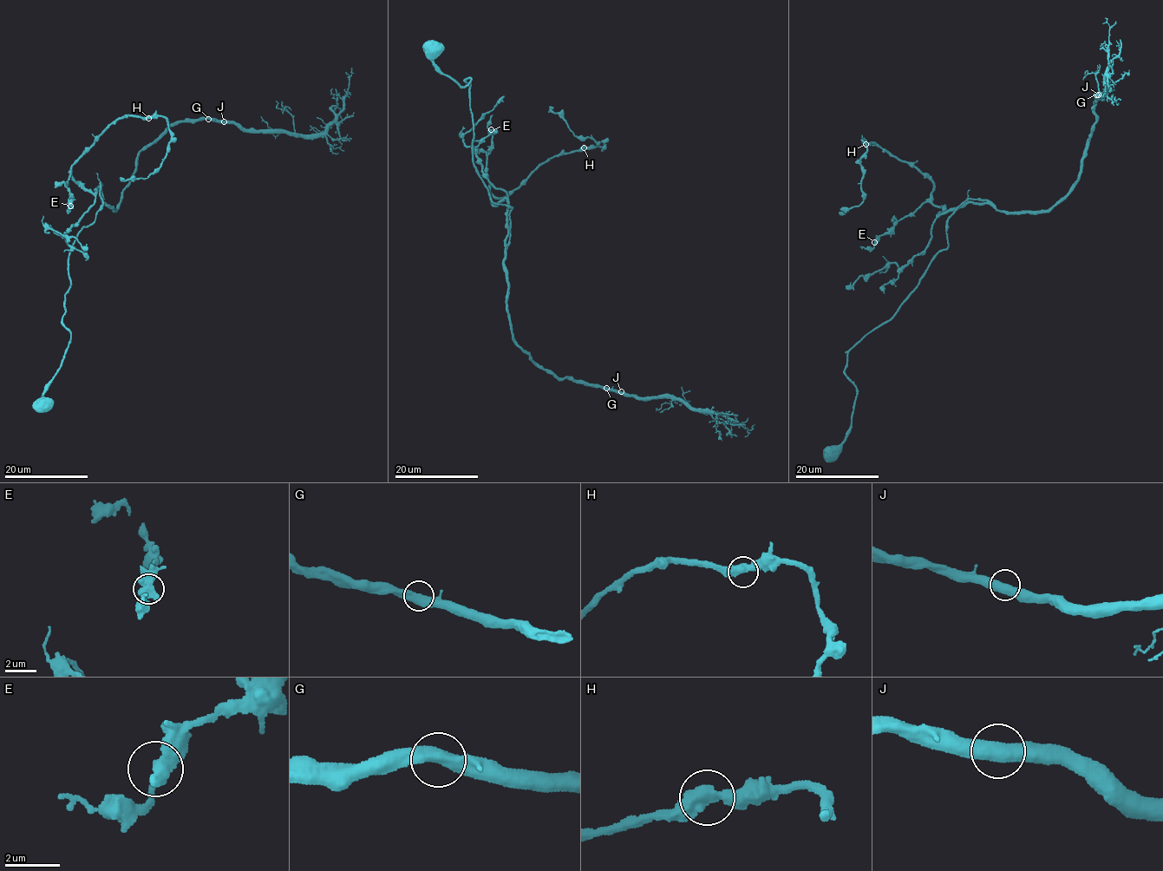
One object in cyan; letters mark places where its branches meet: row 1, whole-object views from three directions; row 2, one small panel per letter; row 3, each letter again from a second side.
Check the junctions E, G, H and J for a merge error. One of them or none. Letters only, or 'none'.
none

